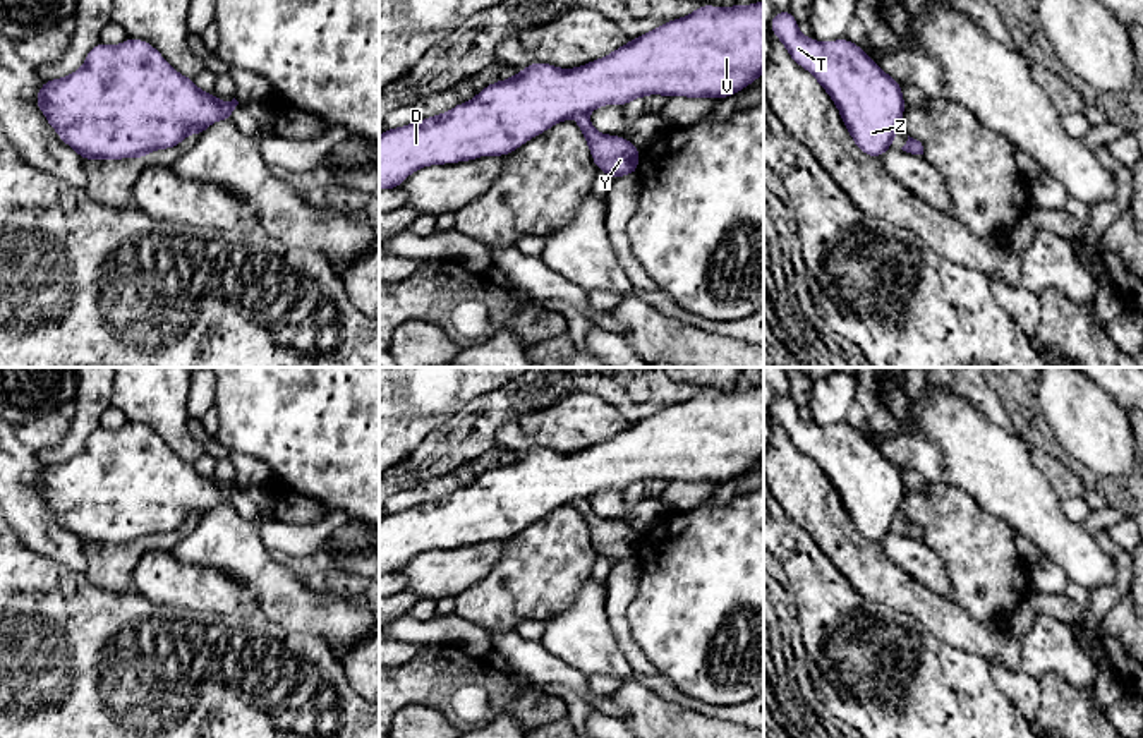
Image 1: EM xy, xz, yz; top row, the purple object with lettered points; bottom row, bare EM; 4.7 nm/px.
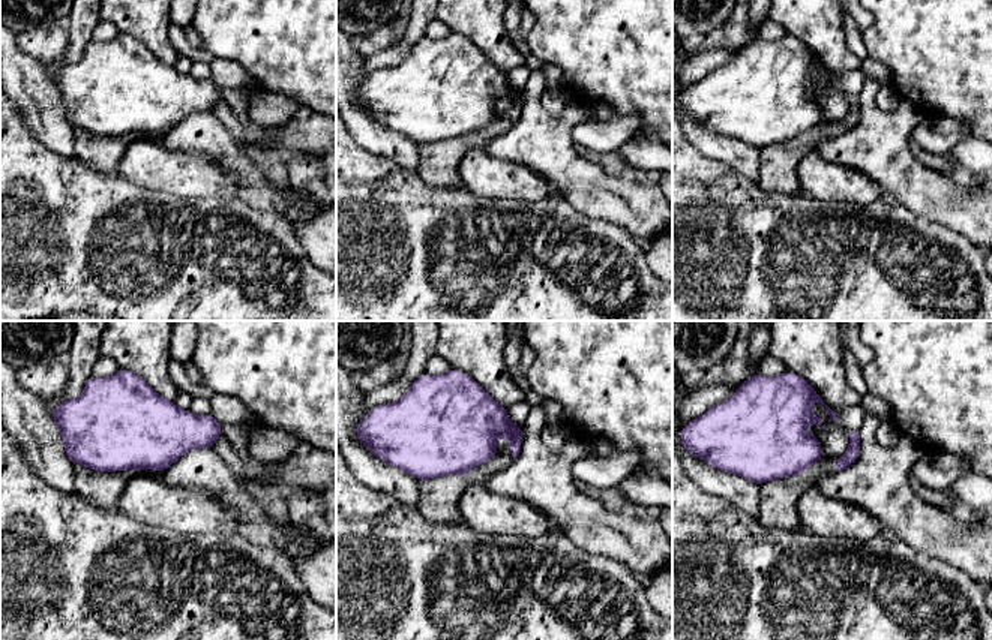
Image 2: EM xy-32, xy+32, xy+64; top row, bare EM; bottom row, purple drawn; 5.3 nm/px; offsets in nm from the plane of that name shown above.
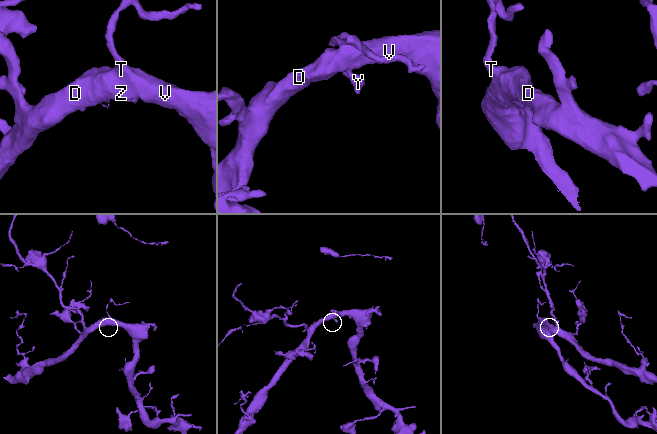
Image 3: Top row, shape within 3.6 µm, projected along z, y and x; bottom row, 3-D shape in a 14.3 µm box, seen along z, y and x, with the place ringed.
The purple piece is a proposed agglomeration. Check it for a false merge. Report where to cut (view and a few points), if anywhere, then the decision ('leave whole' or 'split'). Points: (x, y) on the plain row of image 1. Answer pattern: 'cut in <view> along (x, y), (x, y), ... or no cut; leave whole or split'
cut in xz along (587, 498), (579, 500); split

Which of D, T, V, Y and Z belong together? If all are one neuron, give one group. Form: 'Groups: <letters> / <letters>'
Groups: D T V Z / Y

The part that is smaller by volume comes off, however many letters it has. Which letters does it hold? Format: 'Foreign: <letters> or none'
Foreign: Y

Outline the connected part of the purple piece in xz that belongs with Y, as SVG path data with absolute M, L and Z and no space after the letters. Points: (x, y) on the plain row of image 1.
M585 498L578 499L575 508L587 525L597 554L606 556L611 565L637 558L640 534L635 529L620 520L597 517Z

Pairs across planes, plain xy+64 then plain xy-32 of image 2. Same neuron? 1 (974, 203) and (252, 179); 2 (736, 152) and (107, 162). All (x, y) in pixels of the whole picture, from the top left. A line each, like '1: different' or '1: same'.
1: same
2: different

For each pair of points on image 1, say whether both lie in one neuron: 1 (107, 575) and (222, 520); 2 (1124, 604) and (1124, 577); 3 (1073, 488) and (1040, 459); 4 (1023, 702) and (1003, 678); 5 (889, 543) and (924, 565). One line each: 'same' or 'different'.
1: different
2: different
3: same
4: same
5: same

